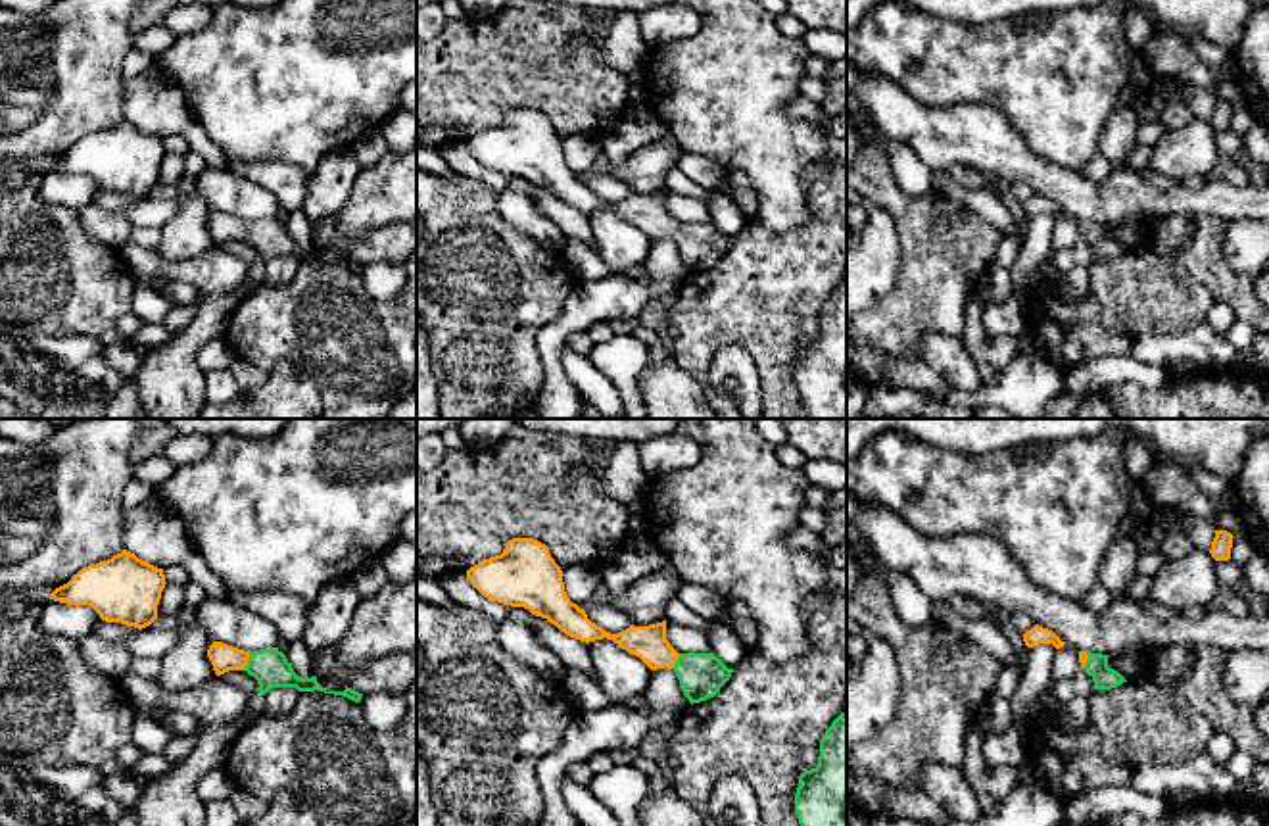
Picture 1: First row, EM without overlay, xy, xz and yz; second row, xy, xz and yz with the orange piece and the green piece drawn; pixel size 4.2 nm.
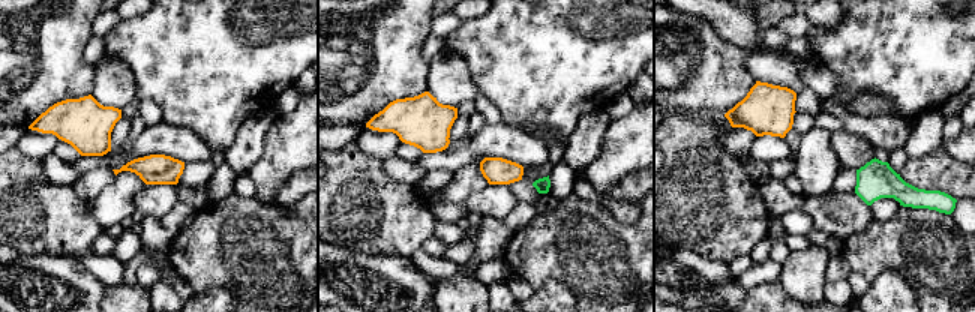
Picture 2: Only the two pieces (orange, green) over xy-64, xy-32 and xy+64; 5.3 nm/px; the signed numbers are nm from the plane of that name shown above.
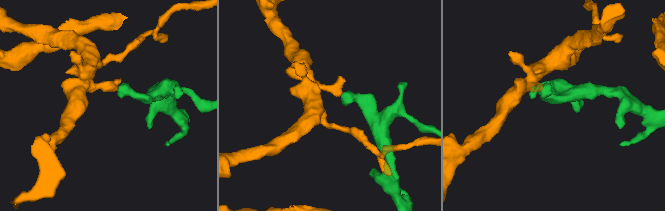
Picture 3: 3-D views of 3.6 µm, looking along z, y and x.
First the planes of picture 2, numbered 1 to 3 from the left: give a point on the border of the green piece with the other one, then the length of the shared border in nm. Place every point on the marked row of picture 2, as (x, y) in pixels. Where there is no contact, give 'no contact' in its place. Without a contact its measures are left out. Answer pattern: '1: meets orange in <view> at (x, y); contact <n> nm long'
1: no contact
2: no contact
3: no contact

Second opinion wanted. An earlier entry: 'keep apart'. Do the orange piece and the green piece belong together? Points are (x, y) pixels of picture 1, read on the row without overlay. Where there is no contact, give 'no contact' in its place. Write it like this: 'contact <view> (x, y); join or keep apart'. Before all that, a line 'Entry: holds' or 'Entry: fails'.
Entry: fails
contact xy (246, 231); join

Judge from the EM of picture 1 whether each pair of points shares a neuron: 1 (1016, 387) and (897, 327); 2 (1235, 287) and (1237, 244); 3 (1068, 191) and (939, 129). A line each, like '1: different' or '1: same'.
1: different
2: different
3: same

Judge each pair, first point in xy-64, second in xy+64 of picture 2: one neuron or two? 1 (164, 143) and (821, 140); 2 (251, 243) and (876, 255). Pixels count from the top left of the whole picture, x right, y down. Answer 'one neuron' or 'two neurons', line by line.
1: two neurons
2: one neuron

